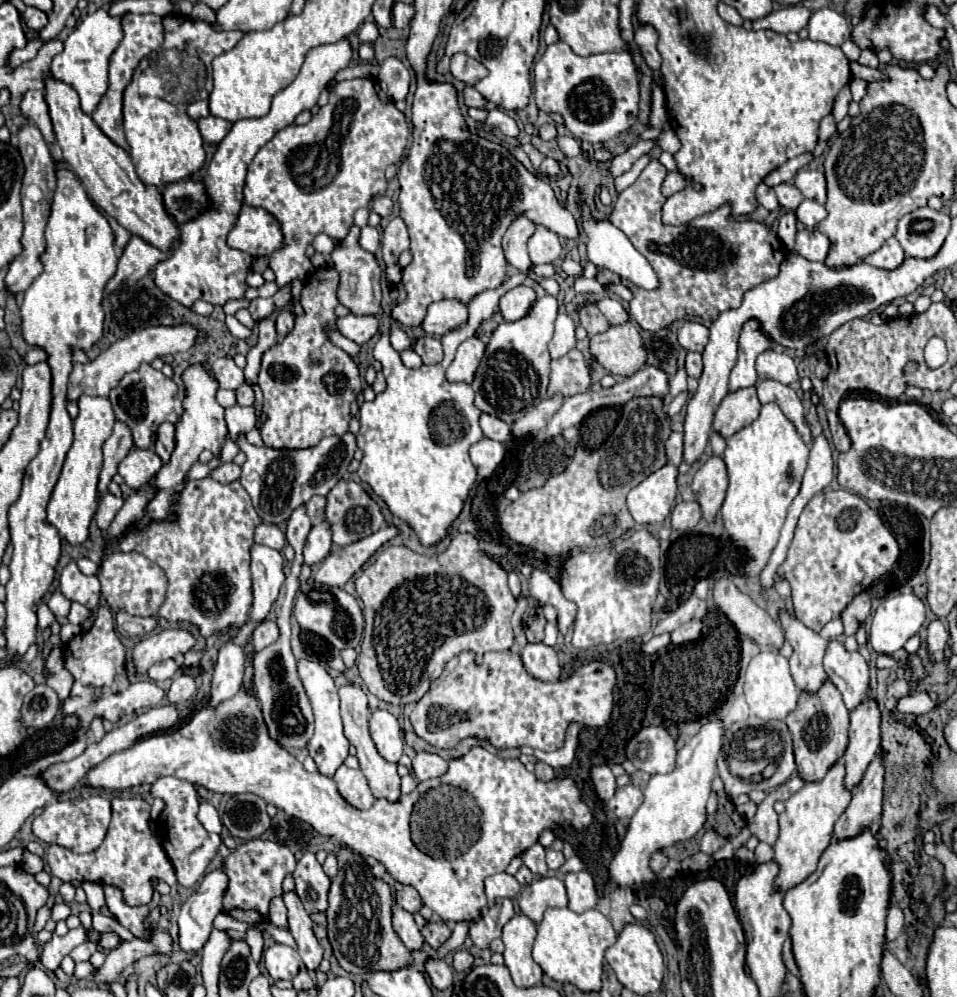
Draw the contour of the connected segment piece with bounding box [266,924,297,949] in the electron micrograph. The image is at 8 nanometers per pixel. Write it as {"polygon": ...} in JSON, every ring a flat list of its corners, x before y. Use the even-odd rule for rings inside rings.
{"polygon":[[270,924,268,928,266,928,266,932,270,932,272,934,272,938,276,940,276,942,280,942,280,944,286,944,286,946,292,946,292,948,296,949,296,940,292,938,292,934,288,932,288,930,284,930,284,928,278,928,278,926,274,926,274,924]]}

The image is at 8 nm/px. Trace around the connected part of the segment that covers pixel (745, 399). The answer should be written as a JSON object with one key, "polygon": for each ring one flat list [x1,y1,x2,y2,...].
{"polygon":[[754,386,730,392,722,400,720,408,716,410,714,430,720,436,730,438,732,434,736,434,744,426,748,426,752,420,756,420,758,412,760,412,760,402,758,402]]}

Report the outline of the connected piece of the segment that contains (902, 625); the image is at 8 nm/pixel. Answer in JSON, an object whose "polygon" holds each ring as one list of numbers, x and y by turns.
{"polygon":[[914,594,886,598,876,608,870,622,870,646,878,654,892,656,922,628,924,618,926,608]]}

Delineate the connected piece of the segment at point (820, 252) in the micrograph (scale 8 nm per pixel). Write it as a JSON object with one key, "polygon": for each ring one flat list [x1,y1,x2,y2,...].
{"polygon":[[806,228,798,232,794,250,810,262,824,262,830,250,830,240,818,228,812,228,812,230]]}

